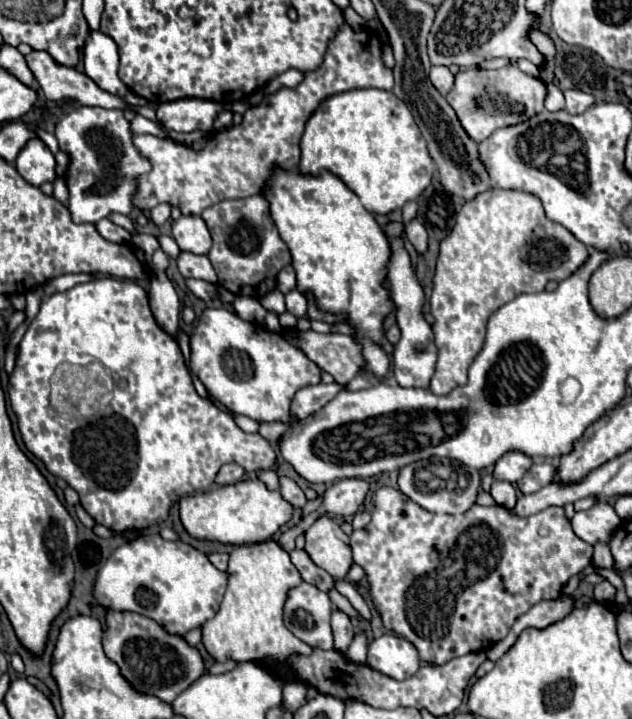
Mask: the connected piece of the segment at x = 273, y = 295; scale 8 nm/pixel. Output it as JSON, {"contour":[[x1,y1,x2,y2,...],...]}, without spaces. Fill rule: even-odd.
{"contour":[[270,291,268,295,264,295,260,299,262,307,266,307,268,311,274,311,274,313,284,313,286,307,284,307,284,295,280,291]]}

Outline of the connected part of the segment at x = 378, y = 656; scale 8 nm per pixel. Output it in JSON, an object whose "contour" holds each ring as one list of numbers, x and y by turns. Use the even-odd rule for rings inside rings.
{"contour":[[382,635,370,643,368,665,392,679,408,679,418,667,418,651,410,641,398,635]]}

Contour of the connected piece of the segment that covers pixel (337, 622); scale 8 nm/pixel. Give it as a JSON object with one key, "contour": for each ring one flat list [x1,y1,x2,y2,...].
{"contour":[[334,607,334,611,332,611,332,633,334,633,336,651,346,653,346,647,352,643,354,629,352,629,350,617,348,617,346,613,342,613,340,609,336,609,336,607]]}

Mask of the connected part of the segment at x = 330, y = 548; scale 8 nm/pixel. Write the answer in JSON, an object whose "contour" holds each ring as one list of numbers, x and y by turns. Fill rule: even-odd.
{"contour":[[318,517,306,531,306,553,336,579,344,579,352,565,350,537,332,517]]}

